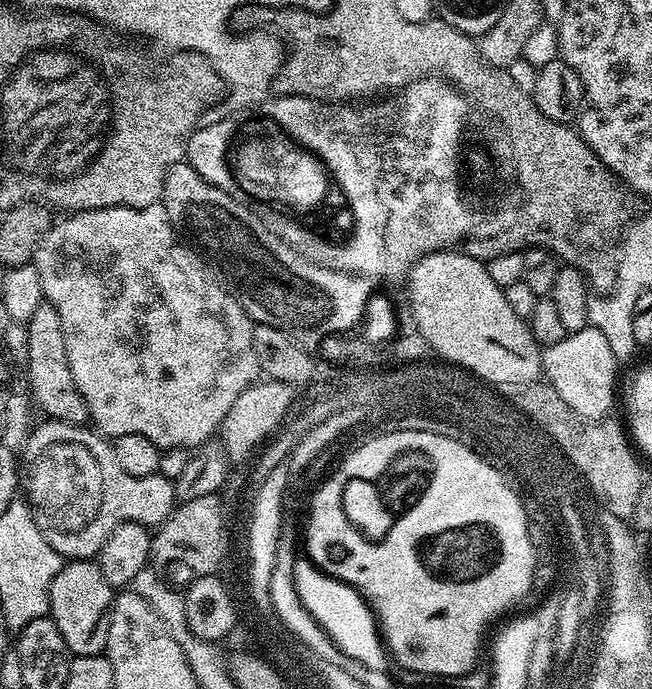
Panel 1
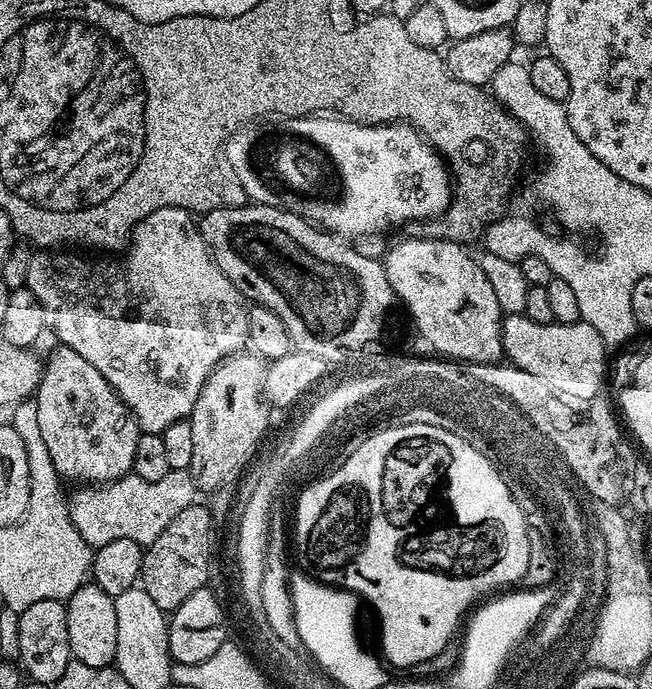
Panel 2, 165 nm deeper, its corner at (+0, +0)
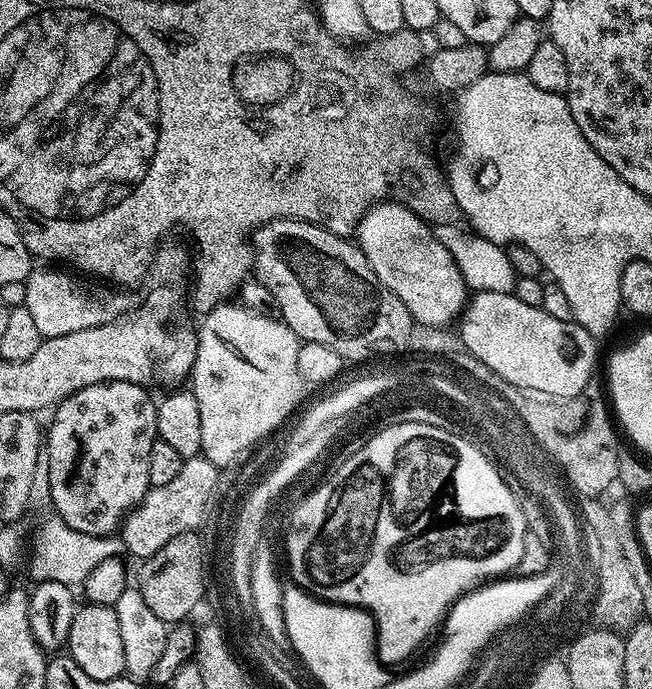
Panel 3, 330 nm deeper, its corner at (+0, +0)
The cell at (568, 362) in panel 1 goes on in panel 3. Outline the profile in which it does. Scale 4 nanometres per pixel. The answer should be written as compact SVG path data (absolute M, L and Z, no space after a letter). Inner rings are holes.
M512 292L475 293L459 324L460 340L468 347L467 355L478 358L494 374L514 382L514 386L551 396L577 396L593 379L597 344L594 337L572 320L561 322L550 318L543 308L518 302Z

